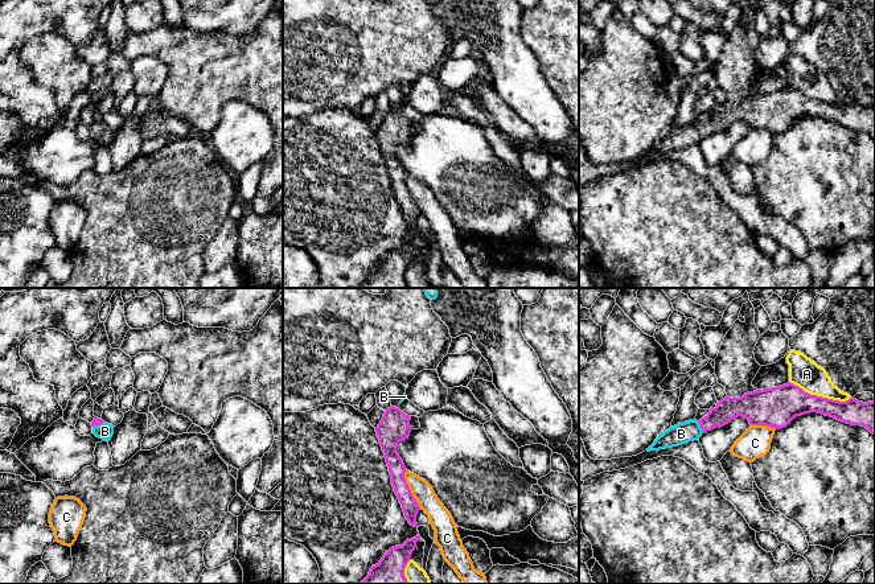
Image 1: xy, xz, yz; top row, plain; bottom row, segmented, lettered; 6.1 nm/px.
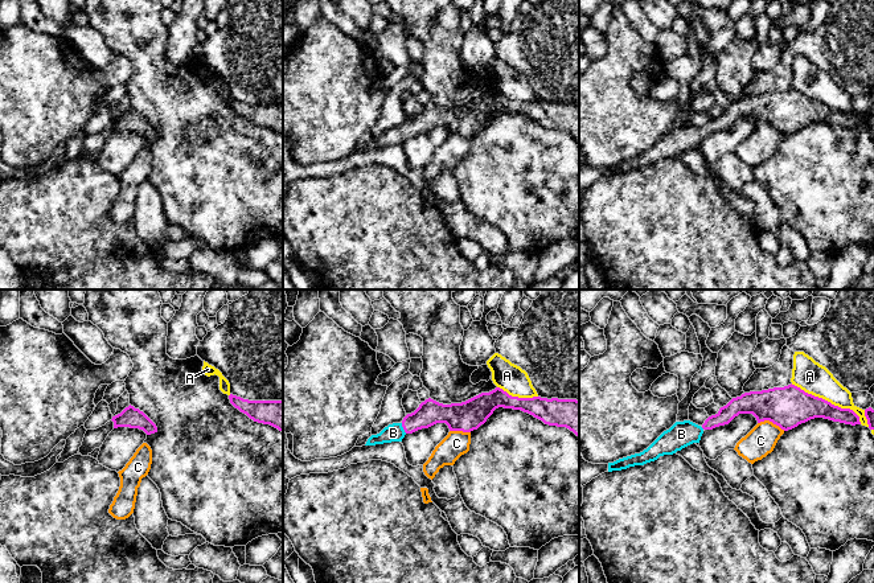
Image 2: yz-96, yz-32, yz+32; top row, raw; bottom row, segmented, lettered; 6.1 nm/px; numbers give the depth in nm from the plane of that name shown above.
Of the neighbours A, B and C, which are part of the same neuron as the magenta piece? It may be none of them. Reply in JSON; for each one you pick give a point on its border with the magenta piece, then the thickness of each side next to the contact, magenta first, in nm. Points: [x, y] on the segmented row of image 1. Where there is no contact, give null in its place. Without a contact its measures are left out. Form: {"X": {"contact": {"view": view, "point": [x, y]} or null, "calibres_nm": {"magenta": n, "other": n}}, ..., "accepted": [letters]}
{"B": {"contact": {"view": "yz", "point": [701, 427]}, "calibres_nm": {"magenta": 140, "other": 130}}, "accepted": ["B"]}

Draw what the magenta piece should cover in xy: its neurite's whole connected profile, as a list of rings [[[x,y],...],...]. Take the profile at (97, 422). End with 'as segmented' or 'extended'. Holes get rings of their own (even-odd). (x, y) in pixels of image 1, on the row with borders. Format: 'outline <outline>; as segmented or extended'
outline [[[94,418],[93,423],[93,433],[103,439],[106,441],[110,441],[114,435],[114,427],[108,423],[104,423],[102,419]]]; extended

